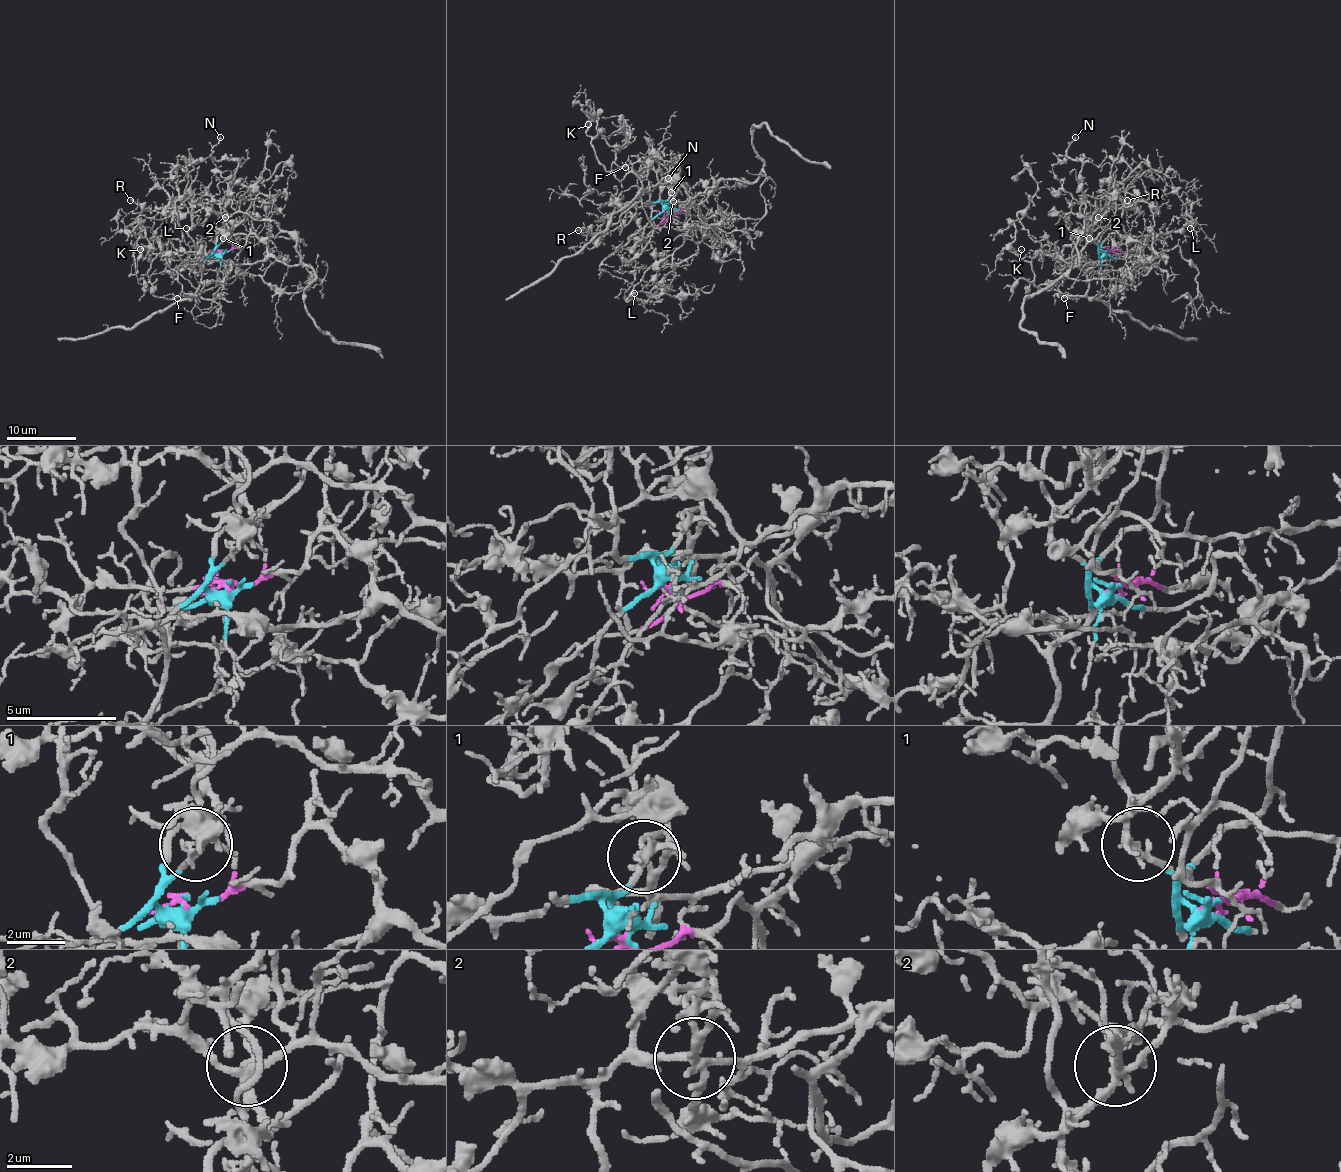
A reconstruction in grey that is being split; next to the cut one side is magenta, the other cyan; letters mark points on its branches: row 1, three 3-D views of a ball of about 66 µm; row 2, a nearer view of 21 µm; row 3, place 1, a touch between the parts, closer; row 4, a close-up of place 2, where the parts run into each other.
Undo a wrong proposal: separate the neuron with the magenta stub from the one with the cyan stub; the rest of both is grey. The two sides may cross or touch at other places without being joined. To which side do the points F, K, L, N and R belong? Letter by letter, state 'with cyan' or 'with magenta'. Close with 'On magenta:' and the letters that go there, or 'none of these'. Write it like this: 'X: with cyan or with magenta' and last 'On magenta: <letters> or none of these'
F: with cyan
K: with cyan
L: with magenta
N: with cyan
R: with magenta
On magenta: L, R

